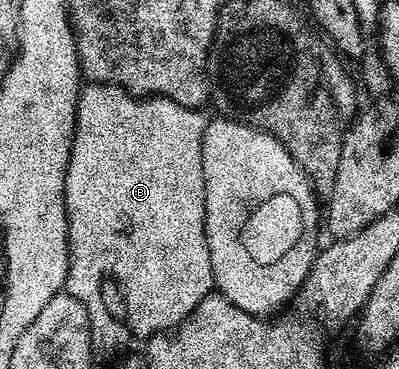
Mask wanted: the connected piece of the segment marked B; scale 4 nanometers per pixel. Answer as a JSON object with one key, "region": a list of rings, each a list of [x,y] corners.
{"region":[[[85,83],[80,90],[78,110],[76,111],[76,133],[72,139],[72,153],[66,170],[64,187],[64,205],[68,219],[68,273],[64,279],[63,291],[69,292],[78,302],[91,303],[107,276],[116,280],[126,302],[126,324],[131,335],[151,338],[157,334],[167,333],[176,328],[210,295],[214,288],[210,250],[206,246],[204,229],[204,171],[202,170],[202,142],[208,120],[203,111],[187,108],[164,96],[133,96],[132,93],[119,88],[117,84]]]}

